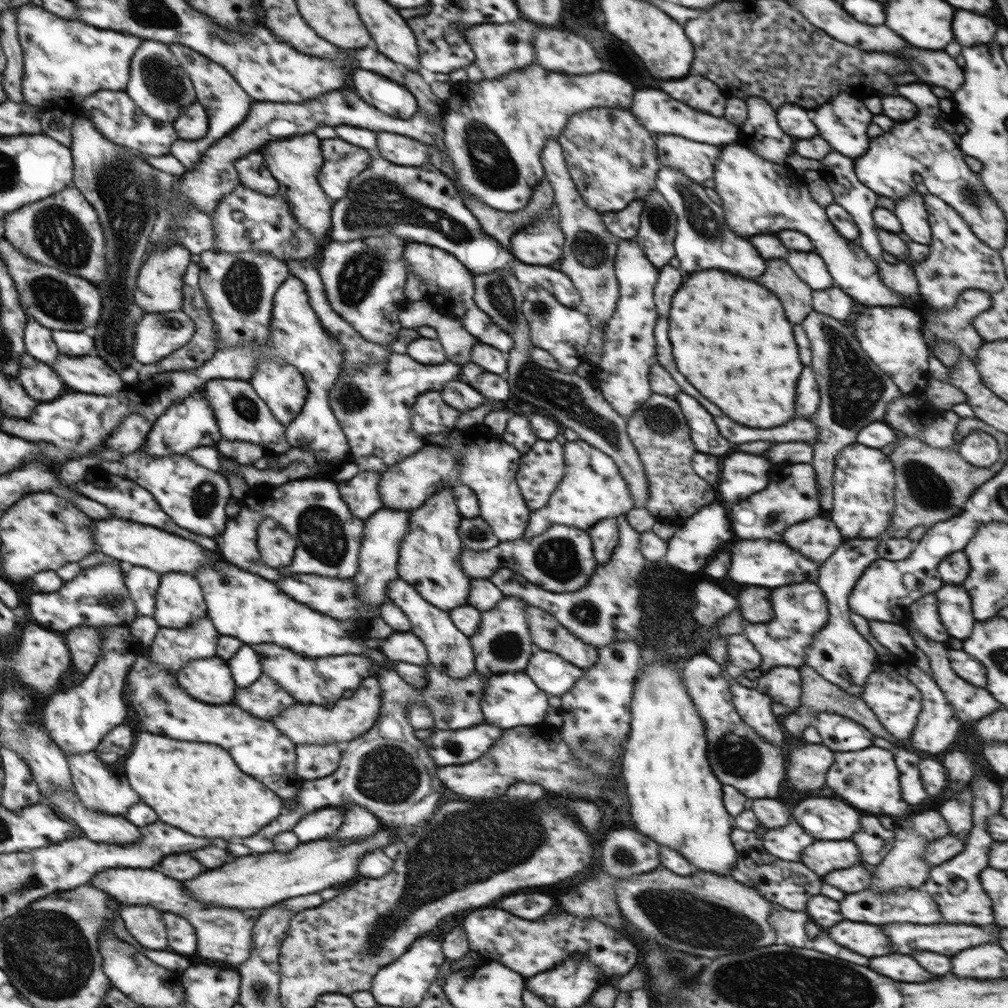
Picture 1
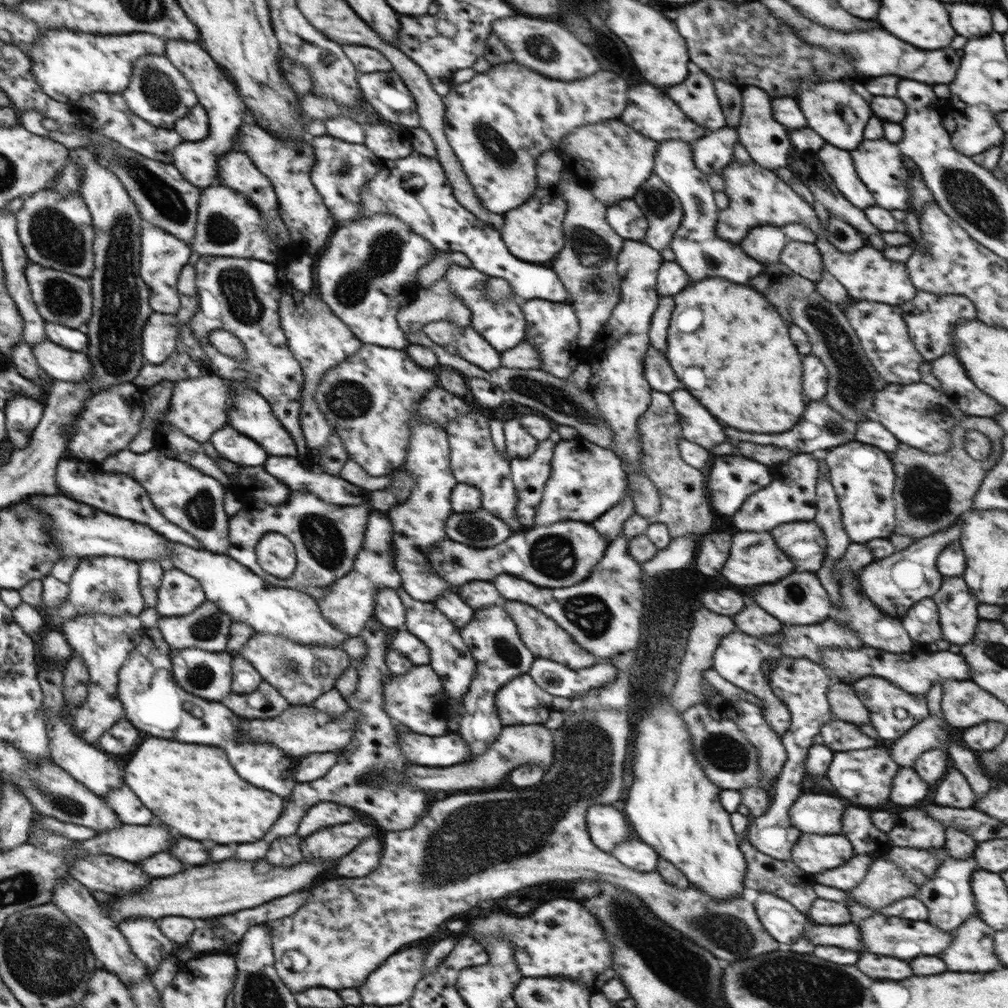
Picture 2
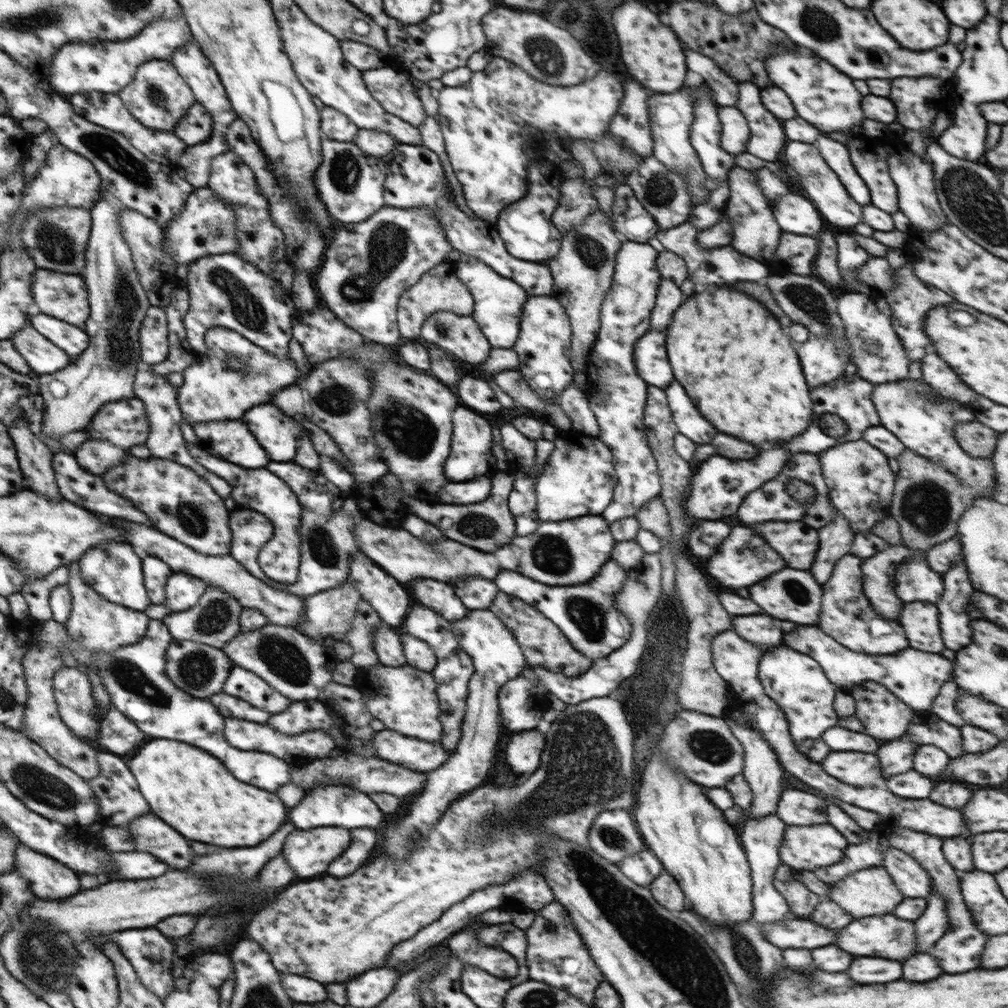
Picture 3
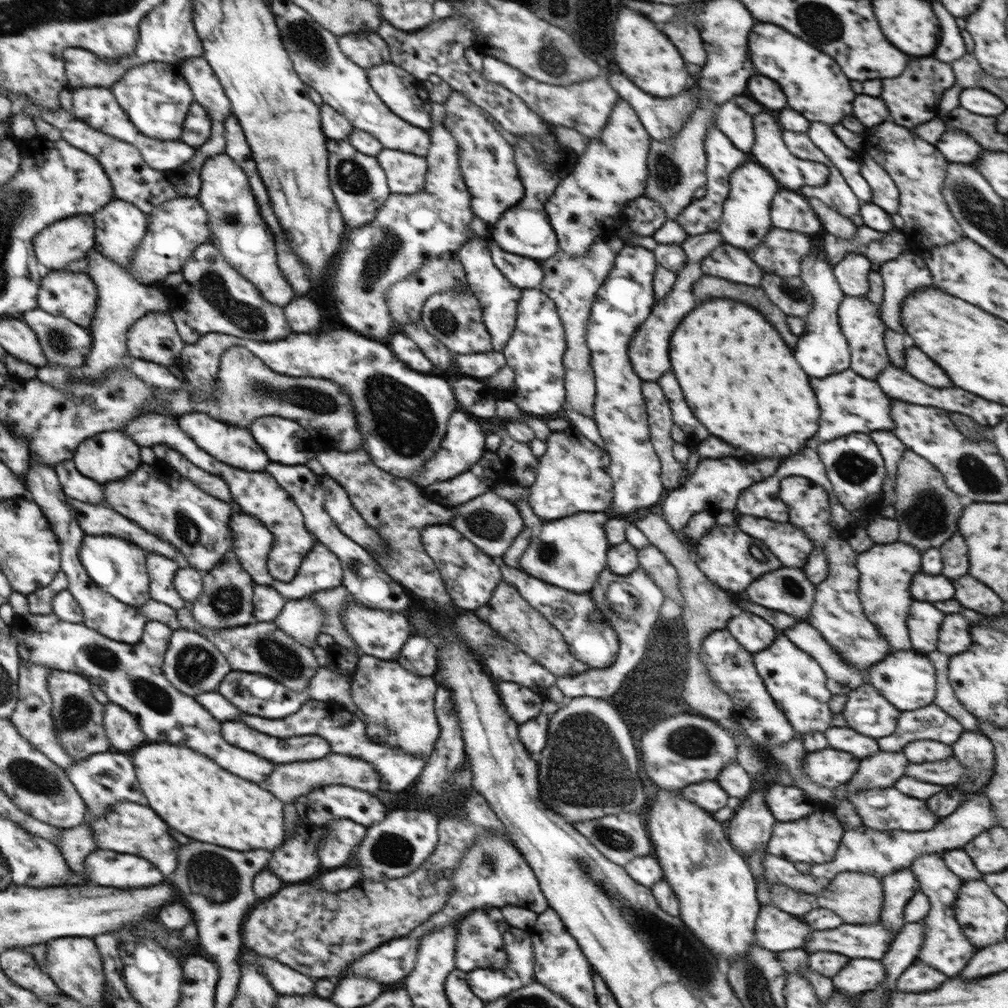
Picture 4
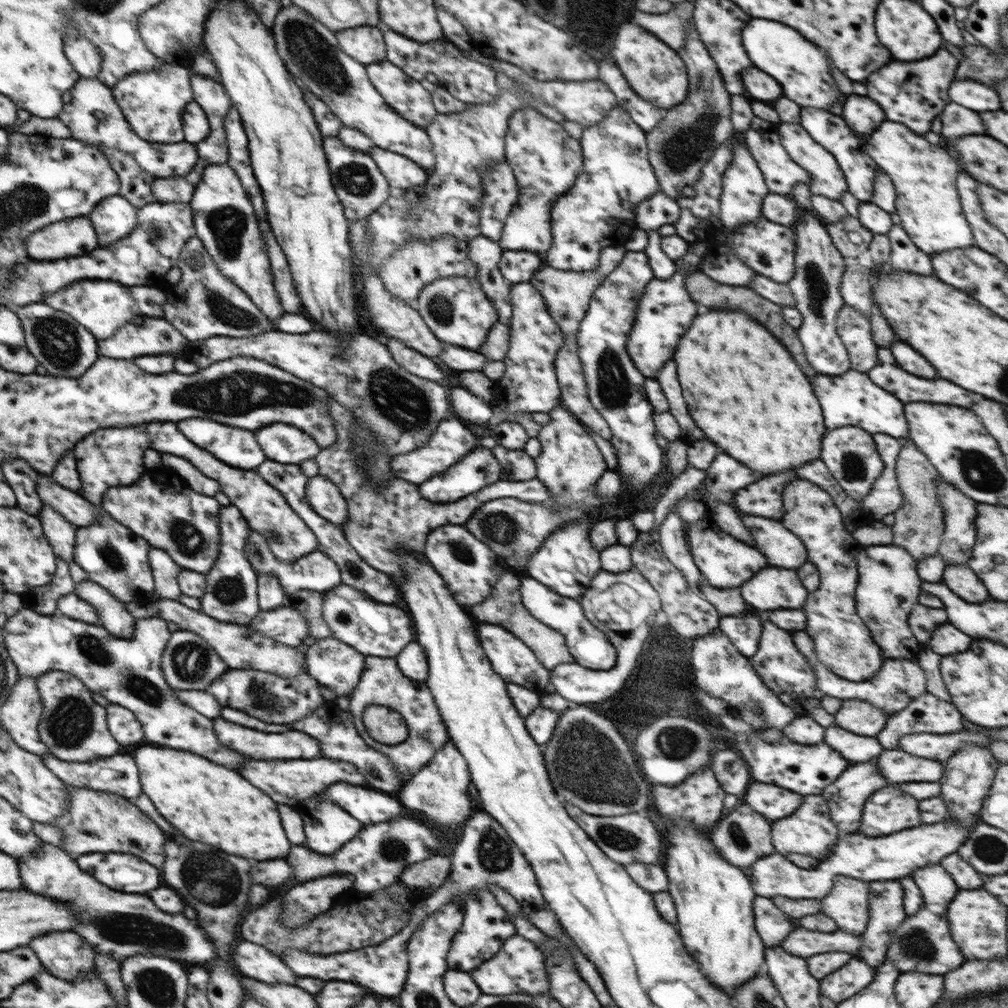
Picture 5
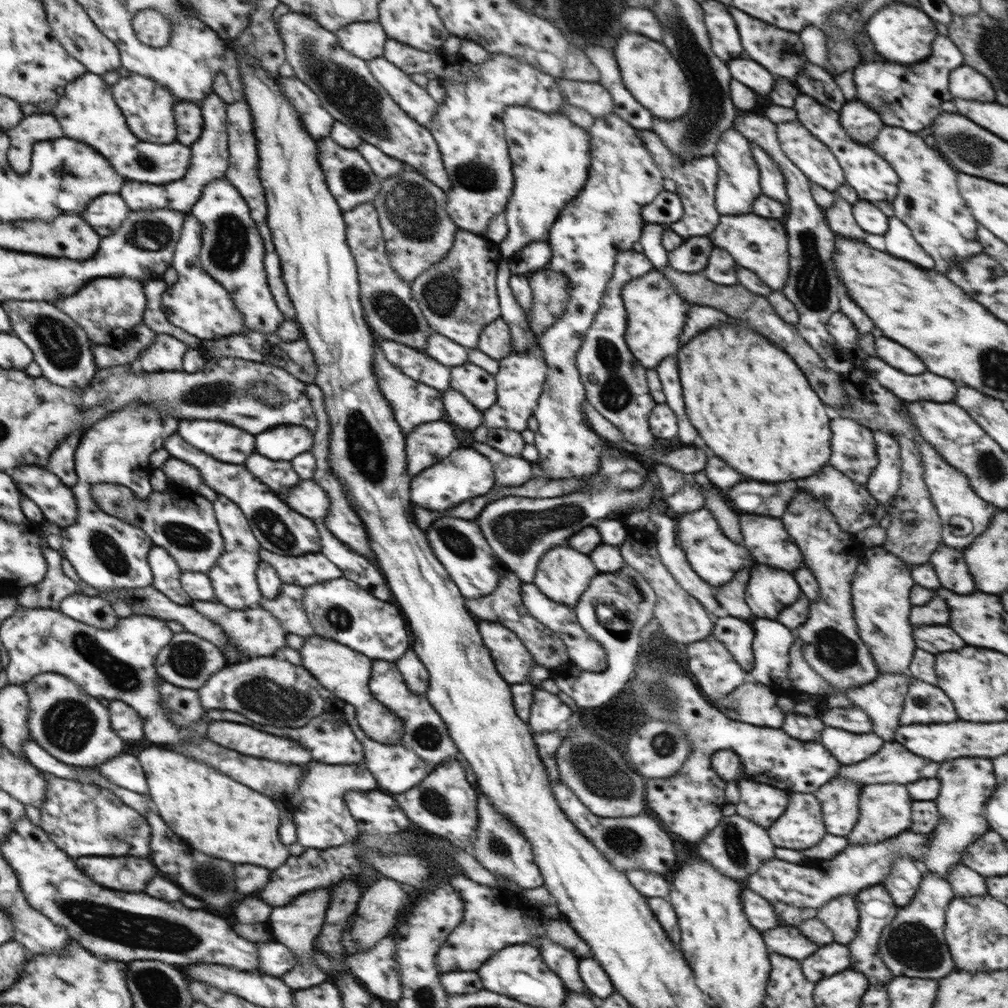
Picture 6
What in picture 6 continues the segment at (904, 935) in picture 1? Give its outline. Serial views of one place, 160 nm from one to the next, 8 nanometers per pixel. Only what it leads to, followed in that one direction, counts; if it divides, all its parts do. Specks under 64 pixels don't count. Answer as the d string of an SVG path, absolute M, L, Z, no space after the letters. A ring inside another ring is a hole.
M784 926L762 933L763 940L769 953L780 953L782 956L790 956L797 961L808 958L818 950L814 942L810 942L806 936L800 934L798 927Z

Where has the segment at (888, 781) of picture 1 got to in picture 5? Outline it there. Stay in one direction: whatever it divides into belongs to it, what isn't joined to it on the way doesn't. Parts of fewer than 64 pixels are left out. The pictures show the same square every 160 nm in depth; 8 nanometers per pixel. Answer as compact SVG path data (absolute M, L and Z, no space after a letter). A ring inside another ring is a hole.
M736 733L734 746L740 750L747 762L749 772L754 780L764 784L775 784L787 788L802 796L822 794L822 790L832 784L848 766L848 762L830 746L816 744L816 746L802 746L792 741L770 742L759 734Z

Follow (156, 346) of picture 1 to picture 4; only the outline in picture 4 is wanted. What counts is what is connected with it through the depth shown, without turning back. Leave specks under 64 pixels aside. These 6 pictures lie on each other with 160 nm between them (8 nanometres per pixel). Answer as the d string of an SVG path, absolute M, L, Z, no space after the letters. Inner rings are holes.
M169 311L149 312L128 330L130 358L169 367L179 362L188 345L178 334Z

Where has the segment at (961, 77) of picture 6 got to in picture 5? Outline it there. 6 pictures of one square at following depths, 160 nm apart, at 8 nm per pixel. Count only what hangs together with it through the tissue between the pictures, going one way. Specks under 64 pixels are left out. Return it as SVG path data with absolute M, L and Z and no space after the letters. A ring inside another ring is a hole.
M953 80L949 90L952 102L976 112L993 111L1001 108L999 94L994 89L972 80Z

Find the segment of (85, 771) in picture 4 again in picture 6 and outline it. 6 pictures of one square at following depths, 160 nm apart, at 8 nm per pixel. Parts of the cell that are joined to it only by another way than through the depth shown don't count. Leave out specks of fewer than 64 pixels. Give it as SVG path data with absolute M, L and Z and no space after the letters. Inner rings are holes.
M33 739L24 742L23 756L42 772L53 774L61 779L80 781L83 775L81 770L77 770L78 766L60 762ZM132 754L118 756L116 760L107 760L106 763L100 764L97 769L112 784L127 788L144 796L148 794L145 774L142 772L140 764L138 764L138 758L132 756Z

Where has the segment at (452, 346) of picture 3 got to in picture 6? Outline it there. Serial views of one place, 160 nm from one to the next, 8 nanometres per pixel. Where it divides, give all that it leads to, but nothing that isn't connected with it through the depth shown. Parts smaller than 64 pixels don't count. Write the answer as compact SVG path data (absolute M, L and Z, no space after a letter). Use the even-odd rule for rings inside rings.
M458 229L451 251L439 263L433 264L428 270L425 270L410 282L412 296L434 333L446 336L446 338L457 342L468 350L477 348L483 328L501 317L496 286L498 265L501 258L499 245L486 240L482 234L477 235L473 232Z

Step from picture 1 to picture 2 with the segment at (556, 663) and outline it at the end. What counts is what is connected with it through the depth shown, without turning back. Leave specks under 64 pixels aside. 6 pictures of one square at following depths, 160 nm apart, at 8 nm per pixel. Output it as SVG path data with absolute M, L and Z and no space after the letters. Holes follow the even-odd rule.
M535 657L527 673L548 694L569 699L573 696L584 696L592 688L602 688L616 678L616 668L610 662L572 670L562 664L556 664L554 660L538 657Z

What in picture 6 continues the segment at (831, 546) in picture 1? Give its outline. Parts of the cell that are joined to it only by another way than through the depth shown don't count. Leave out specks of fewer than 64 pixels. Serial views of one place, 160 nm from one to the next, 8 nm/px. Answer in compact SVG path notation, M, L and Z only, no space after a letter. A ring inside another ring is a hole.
M744 514L740 516L740 528L744 534L744 546L760 564L788 570L790 573L802 566L802 554L798 546L786 534L778 518Z

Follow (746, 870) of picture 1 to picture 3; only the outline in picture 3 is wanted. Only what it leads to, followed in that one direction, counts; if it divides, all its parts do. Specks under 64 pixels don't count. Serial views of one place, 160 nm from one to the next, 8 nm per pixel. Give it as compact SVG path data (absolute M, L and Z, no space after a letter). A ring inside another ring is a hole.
M781 862L777 866L773 885L775 889L786 899L790 911L796 916L808 918L808 914L816 909L822 901L822 897L811 892L800 879L799 872Z

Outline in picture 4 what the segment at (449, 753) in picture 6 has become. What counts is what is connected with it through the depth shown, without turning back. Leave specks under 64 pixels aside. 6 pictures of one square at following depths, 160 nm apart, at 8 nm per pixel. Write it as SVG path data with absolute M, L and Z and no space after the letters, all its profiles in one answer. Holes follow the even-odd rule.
M361 654L349 683L354 704L366 716L365 731L372 741L396 746L424 759L432 754L441 731L435 713L438 684L434 677L408 672L397 660L387 661Z

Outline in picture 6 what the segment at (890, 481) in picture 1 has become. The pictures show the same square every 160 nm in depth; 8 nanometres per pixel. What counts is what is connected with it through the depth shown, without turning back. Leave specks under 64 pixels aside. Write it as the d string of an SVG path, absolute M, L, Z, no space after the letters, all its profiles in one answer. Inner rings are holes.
M836 418L832 428L832 458L830 466L840 470L856 484L865 486L872 471L878 466L874 430L848 418Z

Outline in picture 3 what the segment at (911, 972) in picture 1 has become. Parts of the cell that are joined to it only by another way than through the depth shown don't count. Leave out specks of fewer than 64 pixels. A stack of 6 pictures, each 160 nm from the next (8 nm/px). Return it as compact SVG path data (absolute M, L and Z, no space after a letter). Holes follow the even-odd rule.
M856 958L848 968L848 976L856 980L856 984L886 984L900 980L902 964L894 960L882 958Z

